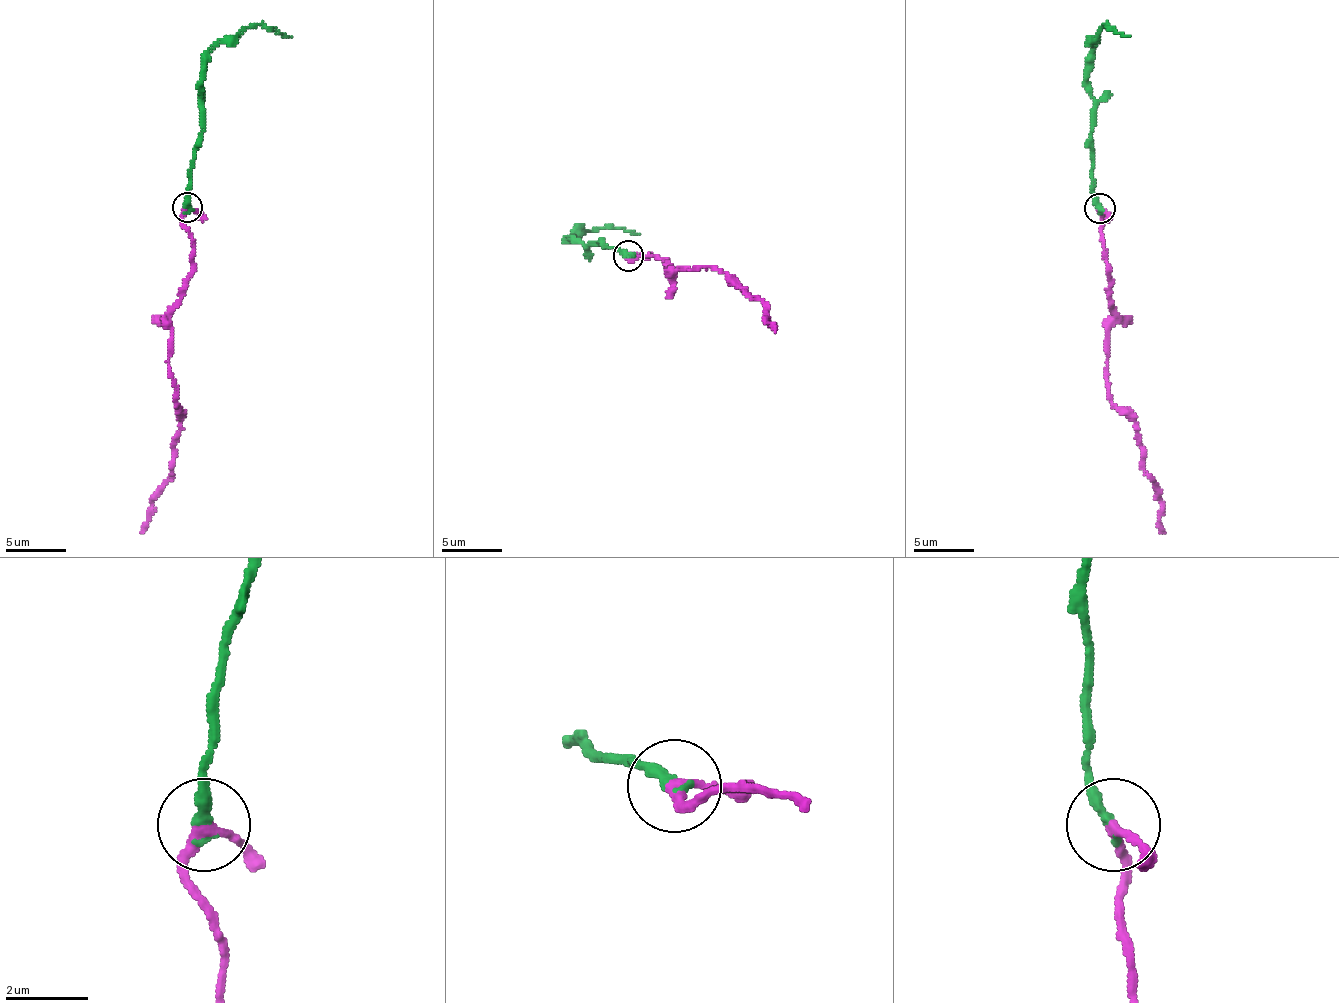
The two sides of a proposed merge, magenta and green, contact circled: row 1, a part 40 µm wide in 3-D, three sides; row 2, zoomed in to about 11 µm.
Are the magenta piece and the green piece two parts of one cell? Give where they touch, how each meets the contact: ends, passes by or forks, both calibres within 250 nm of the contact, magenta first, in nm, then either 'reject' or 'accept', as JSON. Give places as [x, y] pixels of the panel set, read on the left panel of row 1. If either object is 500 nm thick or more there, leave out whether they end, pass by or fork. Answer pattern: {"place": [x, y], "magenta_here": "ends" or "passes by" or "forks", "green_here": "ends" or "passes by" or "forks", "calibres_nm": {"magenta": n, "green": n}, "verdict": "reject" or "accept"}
{"place": [187, 207], "magenta_here": "passes by", "green_here": "ends", "calibres_nm": {"magenta": 220, "green": 280}, "verdict": "accept"}

